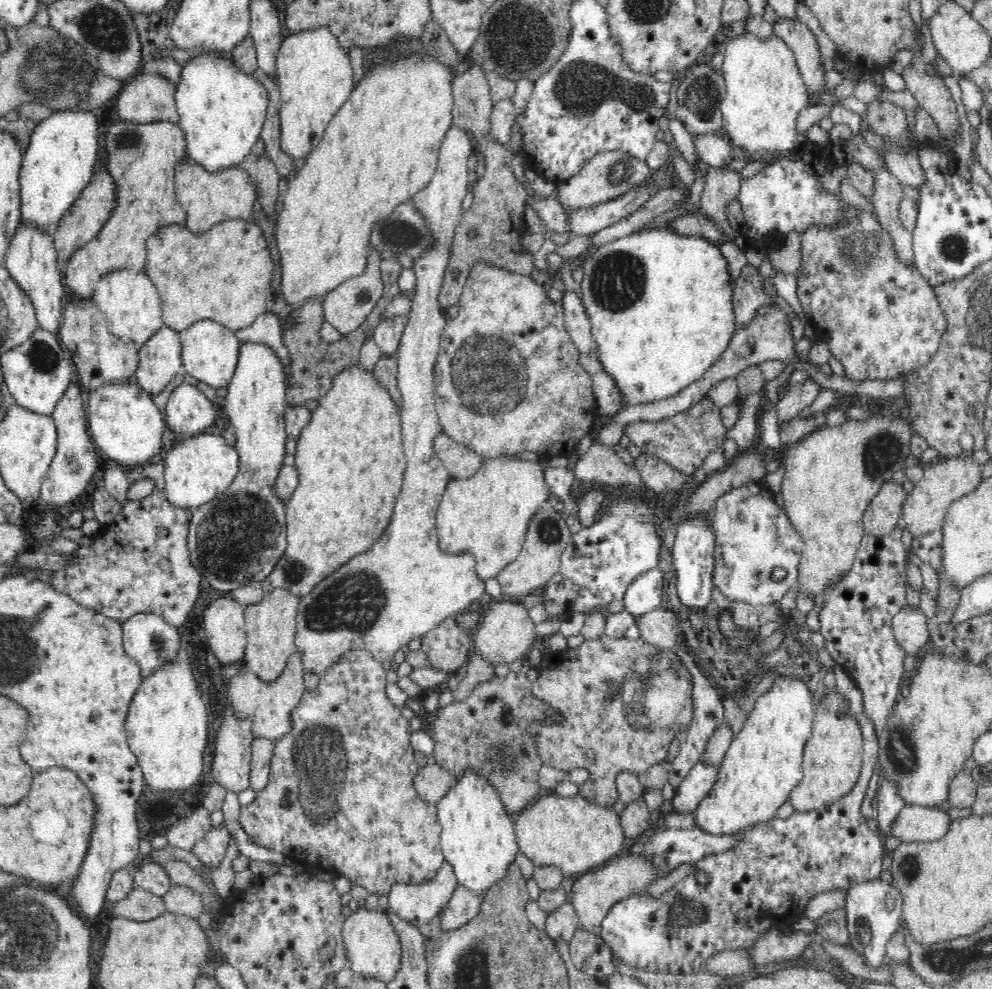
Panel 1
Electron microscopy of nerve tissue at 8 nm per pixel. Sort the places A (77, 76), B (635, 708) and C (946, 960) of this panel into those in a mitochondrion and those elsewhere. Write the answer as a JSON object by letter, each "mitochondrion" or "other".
{"A":"mitochondrion","B":"mitochondrion","C":"mitochondrion"}

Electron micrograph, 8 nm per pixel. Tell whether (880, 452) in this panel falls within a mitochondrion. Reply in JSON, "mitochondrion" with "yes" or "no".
{"mitochondrion":"yes"}

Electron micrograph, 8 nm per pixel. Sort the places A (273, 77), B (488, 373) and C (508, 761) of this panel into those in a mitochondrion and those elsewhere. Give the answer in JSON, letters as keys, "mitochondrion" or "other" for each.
{"A":"other","B":"mitochondrion","C":"mitochondrion"}

